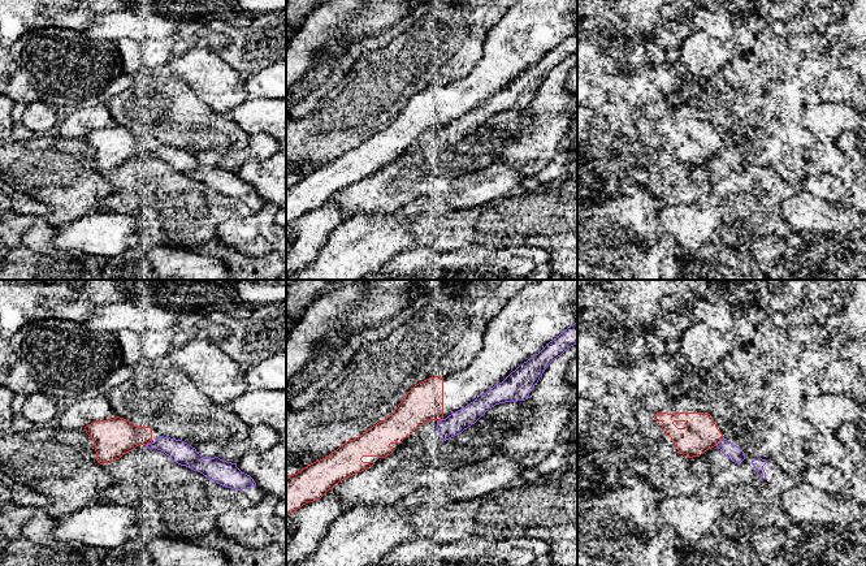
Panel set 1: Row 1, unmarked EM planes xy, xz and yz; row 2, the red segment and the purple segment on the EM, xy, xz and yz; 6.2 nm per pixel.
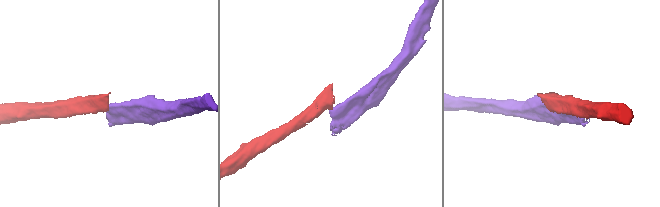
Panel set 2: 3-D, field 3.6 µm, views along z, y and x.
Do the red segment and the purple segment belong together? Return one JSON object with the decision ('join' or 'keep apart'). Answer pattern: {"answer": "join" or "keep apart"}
{"answer": "keep apart"}

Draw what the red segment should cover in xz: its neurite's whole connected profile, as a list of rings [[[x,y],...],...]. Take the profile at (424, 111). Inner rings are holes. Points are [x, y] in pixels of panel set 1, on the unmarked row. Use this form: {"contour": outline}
{"contour": [[[520,0],[488,33],[484,53],[468,75],[416,92],[385,129],[298,182],[286,183],[286,224],[374,173],[363,165],[385,167],[393,152],[424,131],[446,128],[473,111],[576,30],[577,0]]]}

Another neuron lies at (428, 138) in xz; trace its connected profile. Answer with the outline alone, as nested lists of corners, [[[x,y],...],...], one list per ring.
[[[430,129],[415,138],[408,146],[403,147],[400,152],[390,152],[394,156],[393,161],[399,159],[402,155],[407,155],[417,148],[430,147],[433,150],[445,151],[441,142],[437,139],[437,129]]]

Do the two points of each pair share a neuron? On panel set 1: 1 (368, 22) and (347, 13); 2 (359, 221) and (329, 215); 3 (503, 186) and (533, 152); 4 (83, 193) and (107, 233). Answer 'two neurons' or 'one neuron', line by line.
1: two neurons
2: two neurons
3: two neurons
4: two neurons

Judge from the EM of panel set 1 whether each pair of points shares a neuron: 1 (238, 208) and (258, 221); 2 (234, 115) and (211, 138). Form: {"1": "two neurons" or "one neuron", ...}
{"1": "two neurons", "2": "two neurons"}

